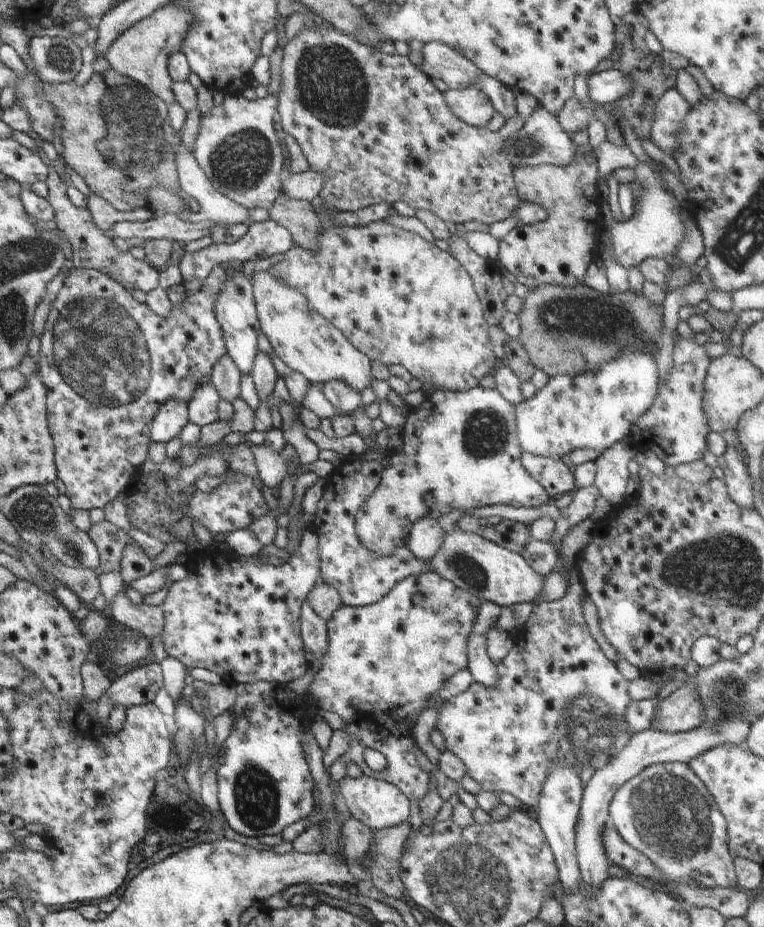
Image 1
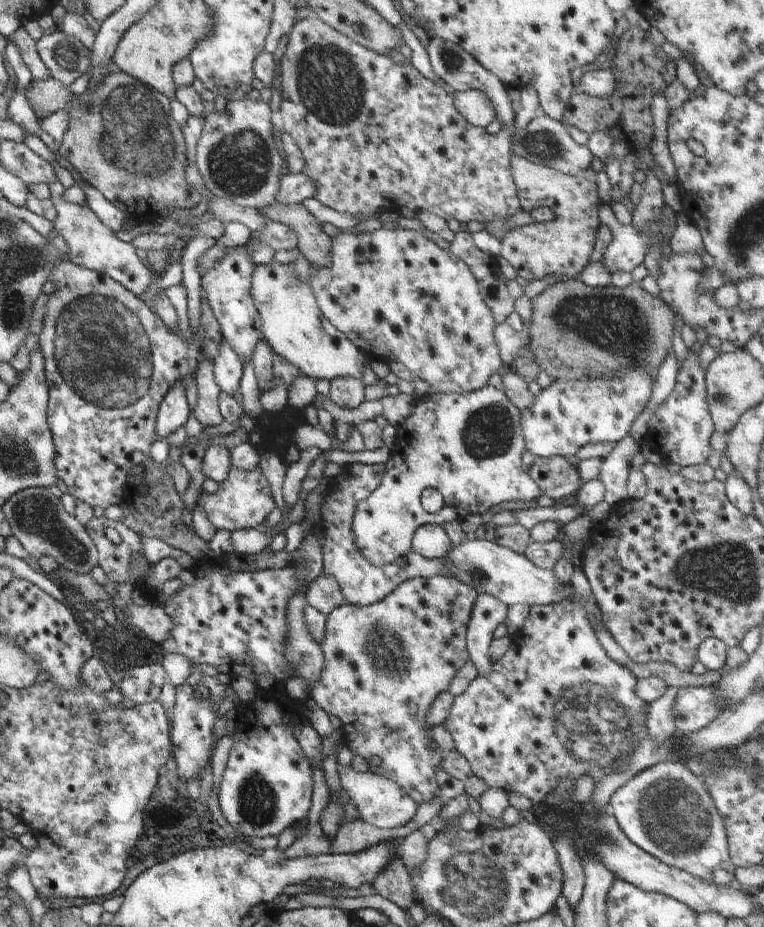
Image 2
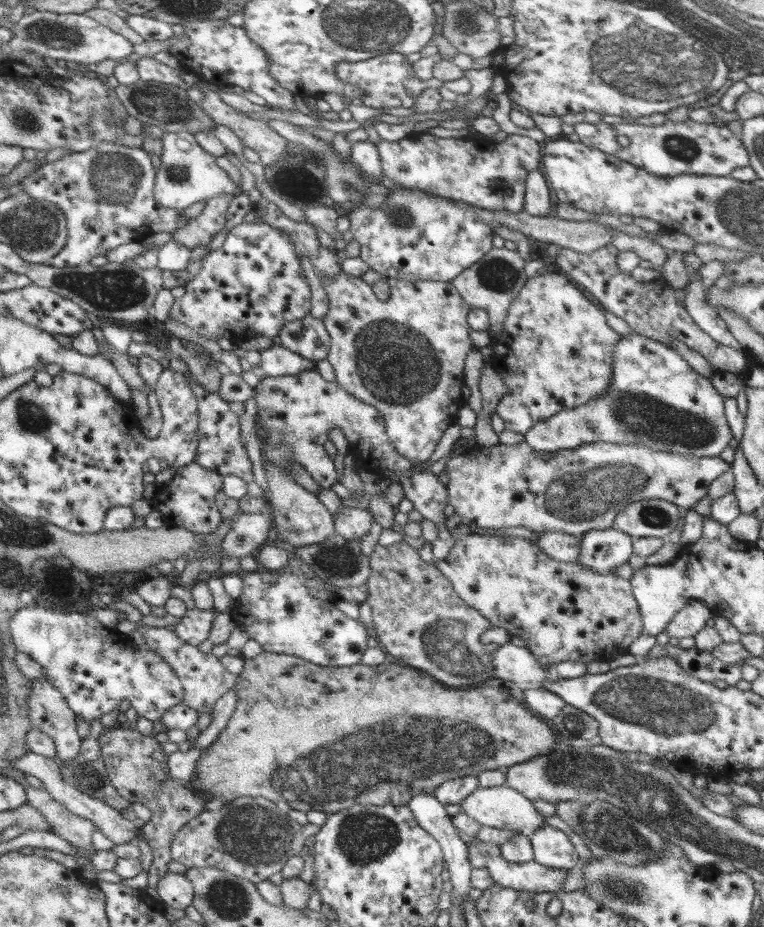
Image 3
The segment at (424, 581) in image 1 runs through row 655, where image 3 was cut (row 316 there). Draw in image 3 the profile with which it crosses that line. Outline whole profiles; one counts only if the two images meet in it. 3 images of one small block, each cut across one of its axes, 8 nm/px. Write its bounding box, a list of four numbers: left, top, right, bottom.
[321,270,474,465]

